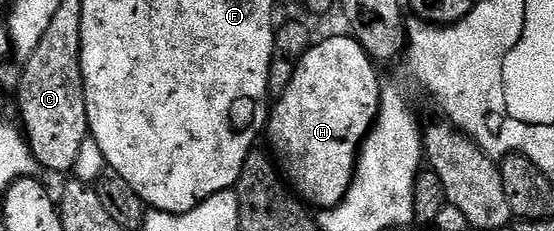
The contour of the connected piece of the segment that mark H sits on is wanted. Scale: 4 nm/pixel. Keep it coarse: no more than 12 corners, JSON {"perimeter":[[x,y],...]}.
{"perimeter":[[352,34],[295,61],[266,137],[293,193],[337,208],[380,113]]}

